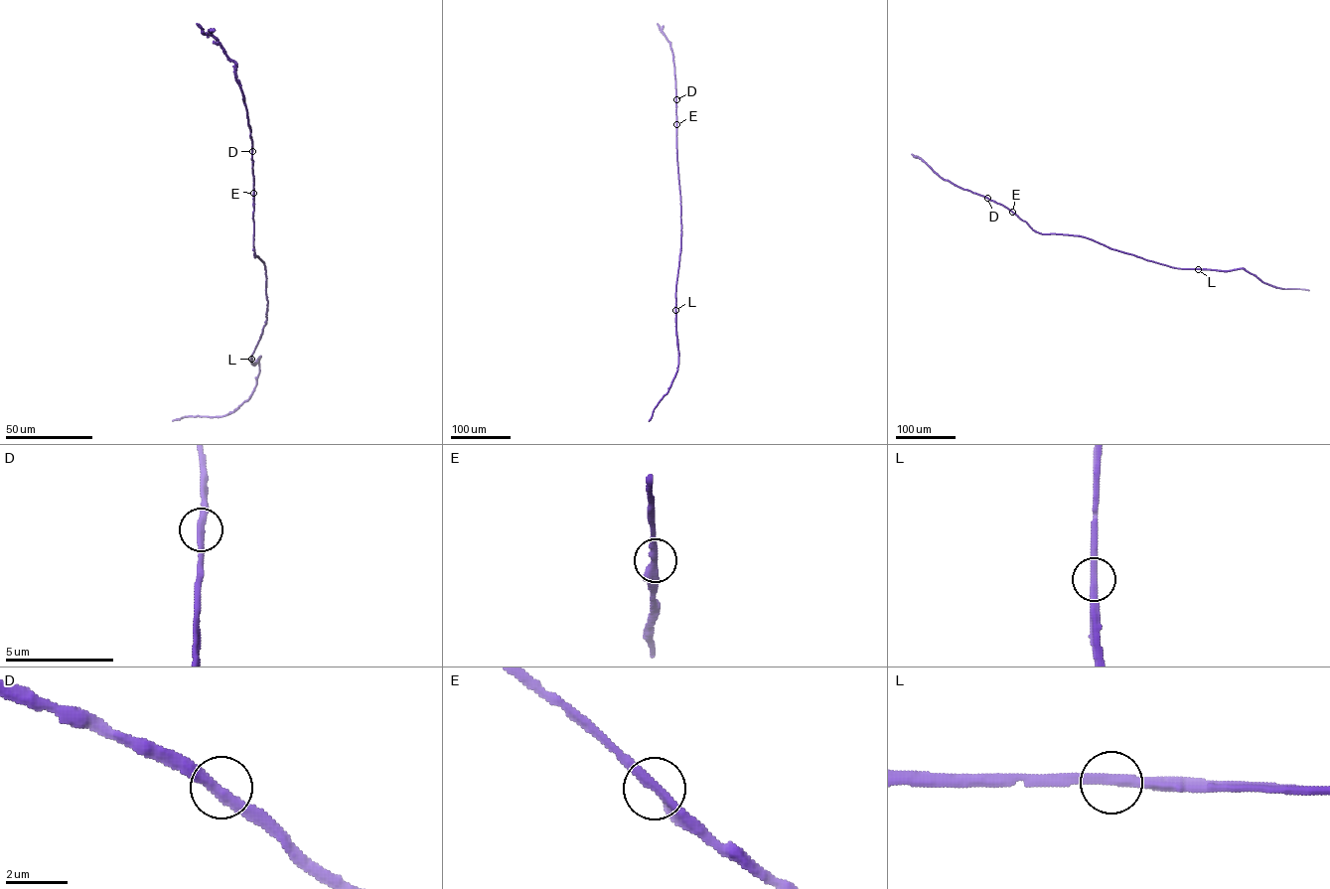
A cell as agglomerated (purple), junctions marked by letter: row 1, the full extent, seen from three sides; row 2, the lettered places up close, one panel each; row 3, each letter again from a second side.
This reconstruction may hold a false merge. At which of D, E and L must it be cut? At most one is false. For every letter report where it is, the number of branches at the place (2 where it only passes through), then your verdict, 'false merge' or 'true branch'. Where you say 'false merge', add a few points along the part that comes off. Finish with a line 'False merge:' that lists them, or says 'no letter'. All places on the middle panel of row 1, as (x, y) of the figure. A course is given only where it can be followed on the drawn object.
D: at (676, 99); 2 branches meet; true branch
E: at (676, 124); 2 branches meet; true branch
L: at (675, 310); 2 branches meet; false merge; foreign part runs (675, 309), (678, 357)
False merge: L

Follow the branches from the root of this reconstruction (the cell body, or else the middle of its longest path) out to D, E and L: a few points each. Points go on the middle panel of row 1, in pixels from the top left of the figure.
D: (680, 217), (676, 99)
E: (680, 217), (676, 124)
L: (680, 217), (675, 309)

